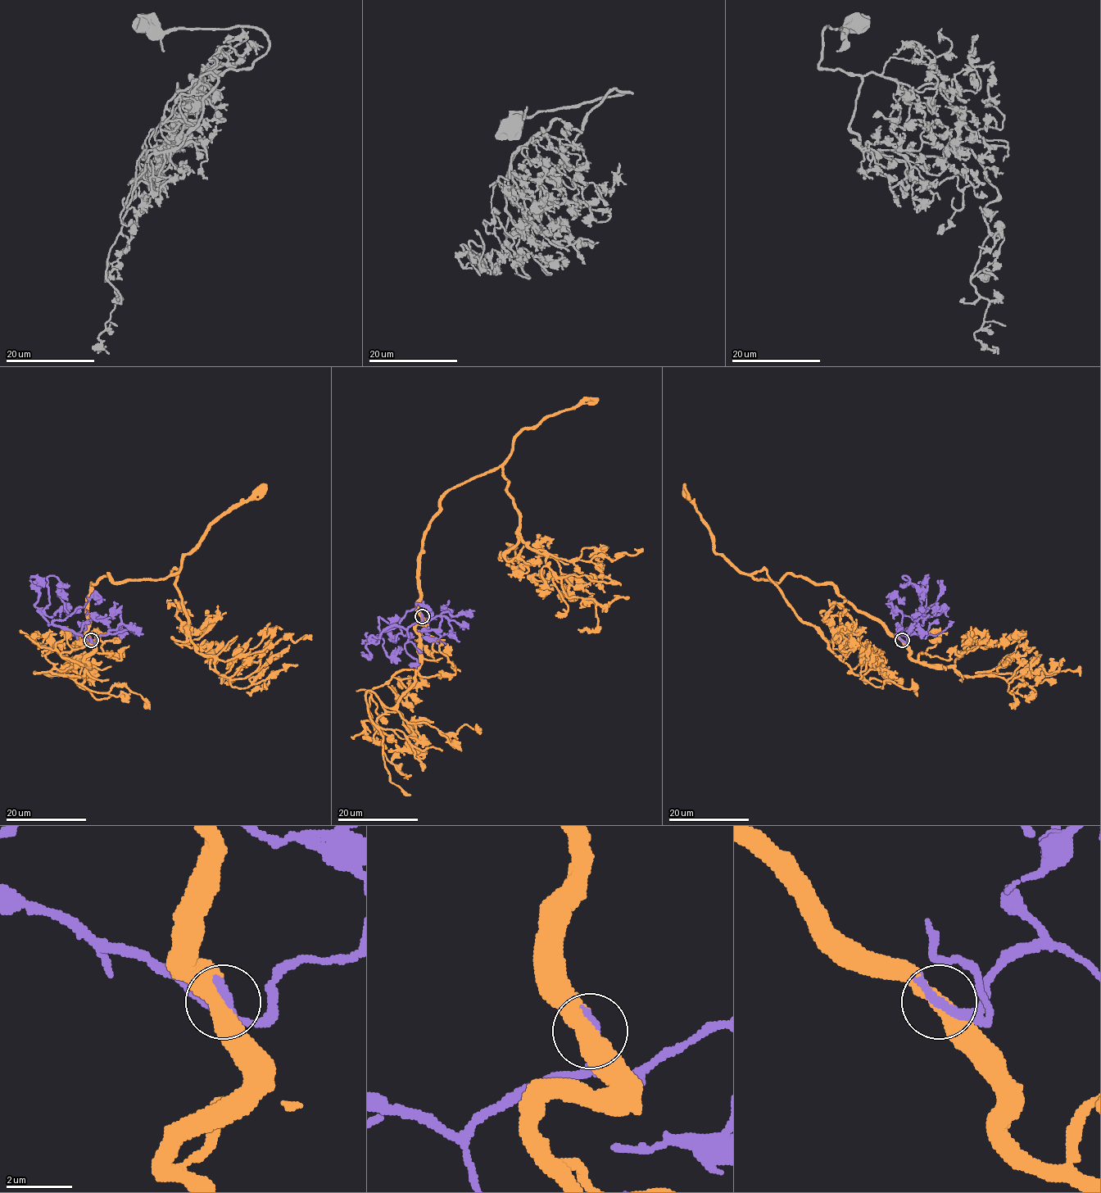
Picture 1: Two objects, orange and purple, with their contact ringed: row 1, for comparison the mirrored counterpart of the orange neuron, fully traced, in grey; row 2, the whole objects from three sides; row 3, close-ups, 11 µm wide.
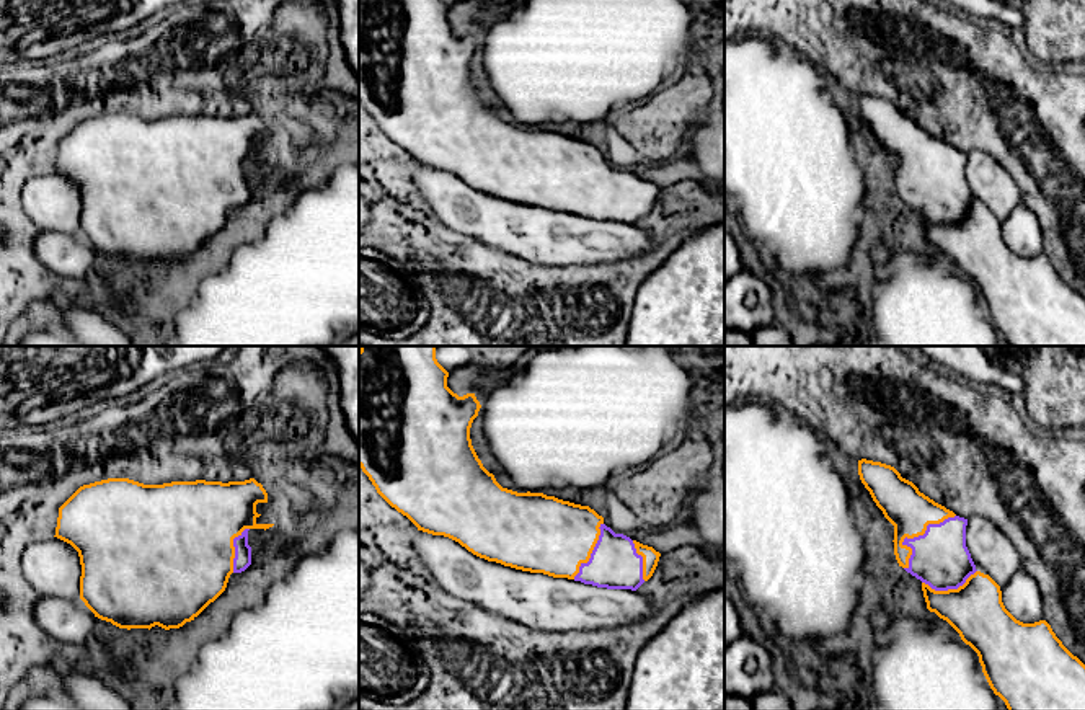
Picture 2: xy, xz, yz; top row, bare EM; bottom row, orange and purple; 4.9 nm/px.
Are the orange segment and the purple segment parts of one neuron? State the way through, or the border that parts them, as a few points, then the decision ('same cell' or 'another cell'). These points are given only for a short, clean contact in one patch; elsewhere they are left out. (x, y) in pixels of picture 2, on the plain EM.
same cell

